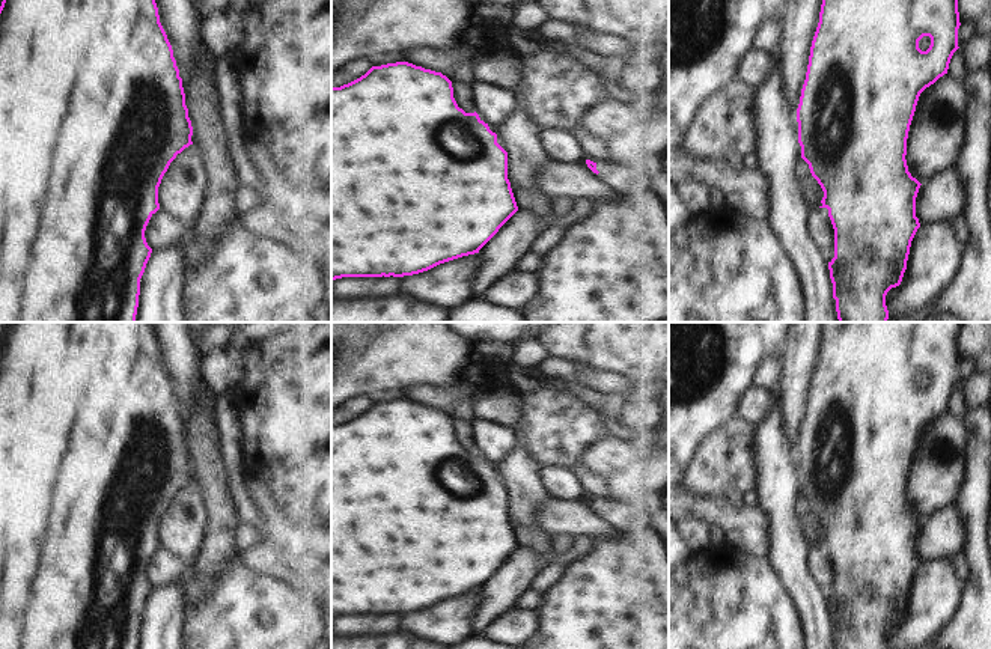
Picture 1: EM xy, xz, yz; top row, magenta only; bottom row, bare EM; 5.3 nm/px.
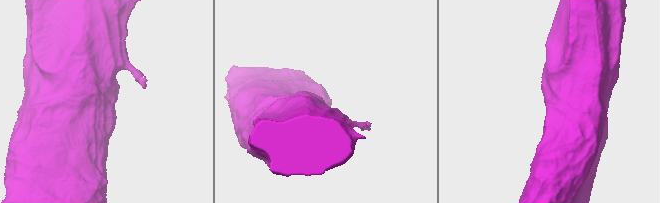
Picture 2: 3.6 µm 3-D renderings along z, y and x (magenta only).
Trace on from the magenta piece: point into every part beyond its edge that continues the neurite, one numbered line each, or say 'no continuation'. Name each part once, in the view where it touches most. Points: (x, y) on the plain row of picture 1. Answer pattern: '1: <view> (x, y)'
no continuation

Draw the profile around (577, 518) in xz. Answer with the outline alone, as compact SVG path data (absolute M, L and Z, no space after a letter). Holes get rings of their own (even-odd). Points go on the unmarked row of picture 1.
M551 497L536 513L542 530L548 535L568 533L577 542L610 539L621 530L622 520L593 510L586 500L559 500Z

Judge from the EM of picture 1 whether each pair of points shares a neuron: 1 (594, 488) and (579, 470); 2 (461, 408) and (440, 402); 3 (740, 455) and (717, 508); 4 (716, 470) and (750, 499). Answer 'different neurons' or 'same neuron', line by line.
1: same neuron
2: different neurons
3: different neurons
4: different neurons

